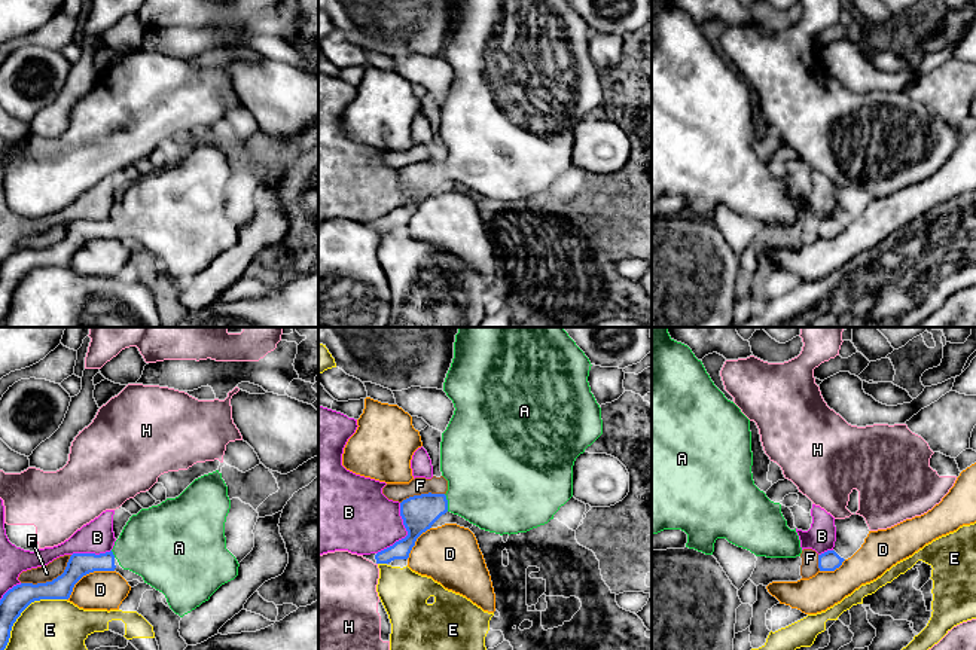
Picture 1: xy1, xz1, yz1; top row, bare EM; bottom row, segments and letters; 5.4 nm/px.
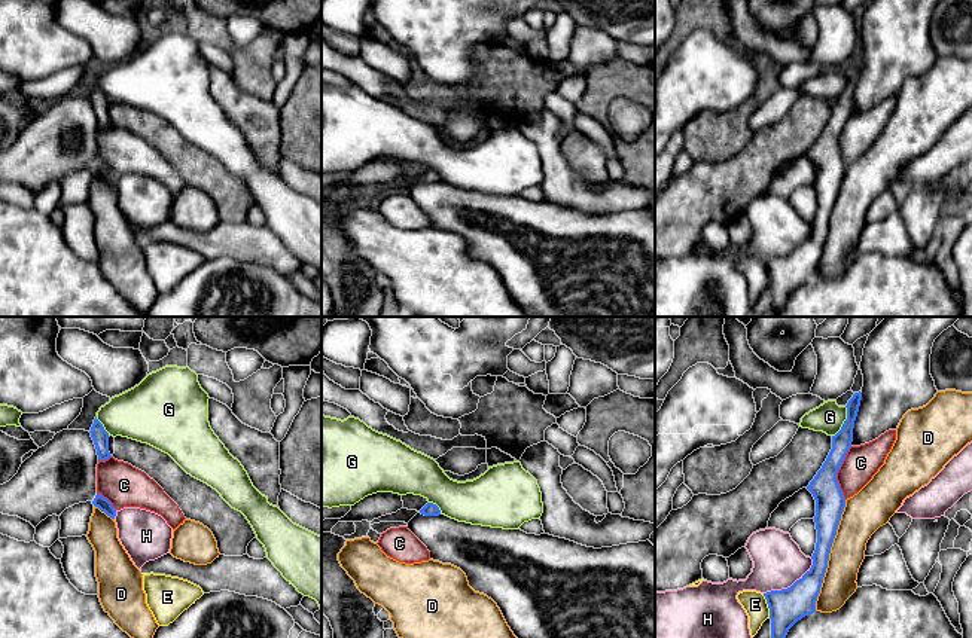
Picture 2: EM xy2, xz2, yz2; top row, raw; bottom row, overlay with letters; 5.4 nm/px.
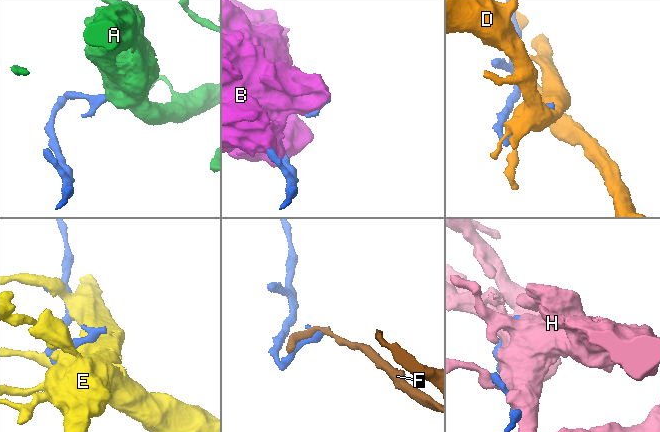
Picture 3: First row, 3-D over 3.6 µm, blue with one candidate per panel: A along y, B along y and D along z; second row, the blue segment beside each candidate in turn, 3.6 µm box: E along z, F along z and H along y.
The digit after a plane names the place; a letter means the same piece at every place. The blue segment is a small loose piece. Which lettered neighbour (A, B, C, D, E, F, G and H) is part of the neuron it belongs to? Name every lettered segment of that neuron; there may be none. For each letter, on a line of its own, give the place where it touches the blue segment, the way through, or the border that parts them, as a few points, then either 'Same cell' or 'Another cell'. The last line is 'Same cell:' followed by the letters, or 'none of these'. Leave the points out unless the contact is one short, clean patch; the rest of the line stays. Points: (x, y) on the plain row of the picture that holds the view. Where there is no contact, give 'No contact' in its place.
A: Touches blue at xz1 (447, 170). Path across: xz1 (420, 179), (435, 171), (447, 170), (479, 158), (488, 150). Same cell
B: Touches blue at xz1 (408, 201). Another cell
C: Touches blue at yz2 (837, 139). Boundary: yz2 (852, 113), (837, 140), (837, 149), (844, 165). Another cell
D: Touches blue at yz2 (828, 222). Another cell
E: Touches blue at xy1 (24, 275). Another cell
F: Touches blue at xy1 (49, 249). Another cell
G: Touches blue at yz2 (844, 88). Boundary: yz2 (846, 73), (846, 86), (832, 103). Another cell
H: Touches blue at yz2 (792, 252). Another cell
Same cell: A

